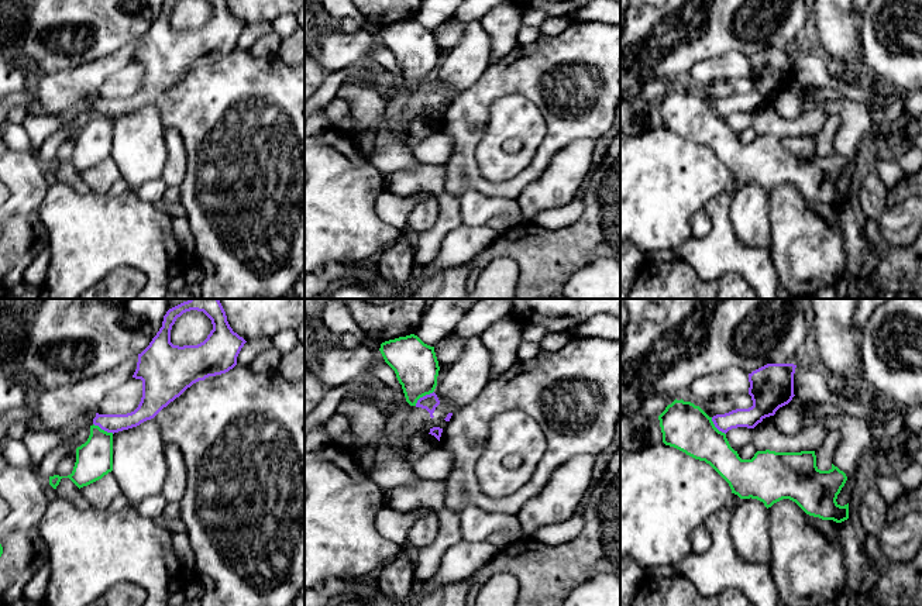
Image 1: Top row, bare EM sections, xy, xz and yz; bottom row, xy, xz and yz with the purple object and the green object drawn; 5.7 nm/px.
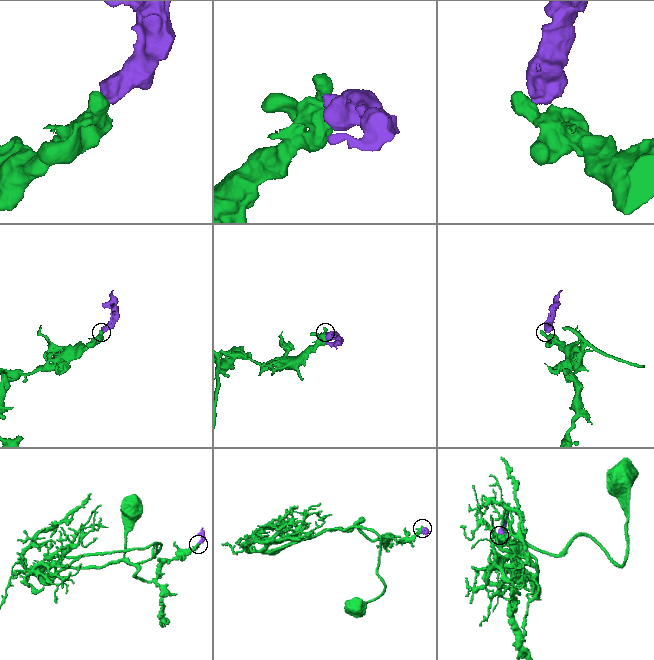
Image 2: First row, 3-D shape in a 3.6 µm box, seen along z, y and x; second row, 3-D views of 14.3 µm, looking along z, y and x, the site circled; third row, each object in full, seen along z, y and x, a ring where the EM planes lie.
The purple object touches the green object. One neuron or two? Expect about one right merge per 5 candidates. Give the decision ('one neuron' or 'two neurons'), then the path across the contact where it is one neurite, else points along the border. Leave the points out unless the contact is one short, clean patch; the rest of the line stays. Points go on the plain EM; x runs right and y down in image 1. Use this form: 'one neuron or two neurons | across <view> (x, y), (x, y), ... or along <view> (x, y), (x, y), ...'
two neurons | along xz (433, 75), (423, 79), (415, 89)

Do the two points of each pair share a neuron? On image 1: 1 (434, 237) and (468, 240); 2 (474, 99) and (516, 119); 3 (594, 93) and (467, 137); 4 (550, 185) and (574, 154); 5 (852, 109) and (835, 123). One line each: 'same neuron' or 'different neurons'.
1: different neurons
2: different neurons
3: same neuron
4: same neuron
5: different neurons

